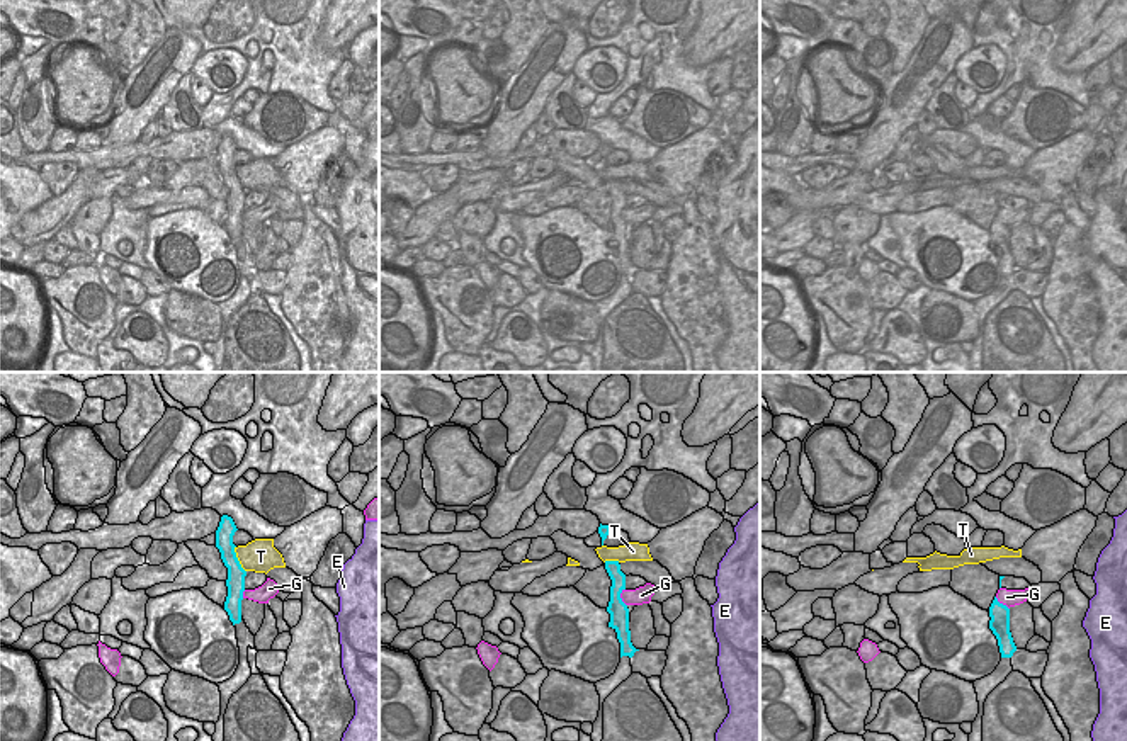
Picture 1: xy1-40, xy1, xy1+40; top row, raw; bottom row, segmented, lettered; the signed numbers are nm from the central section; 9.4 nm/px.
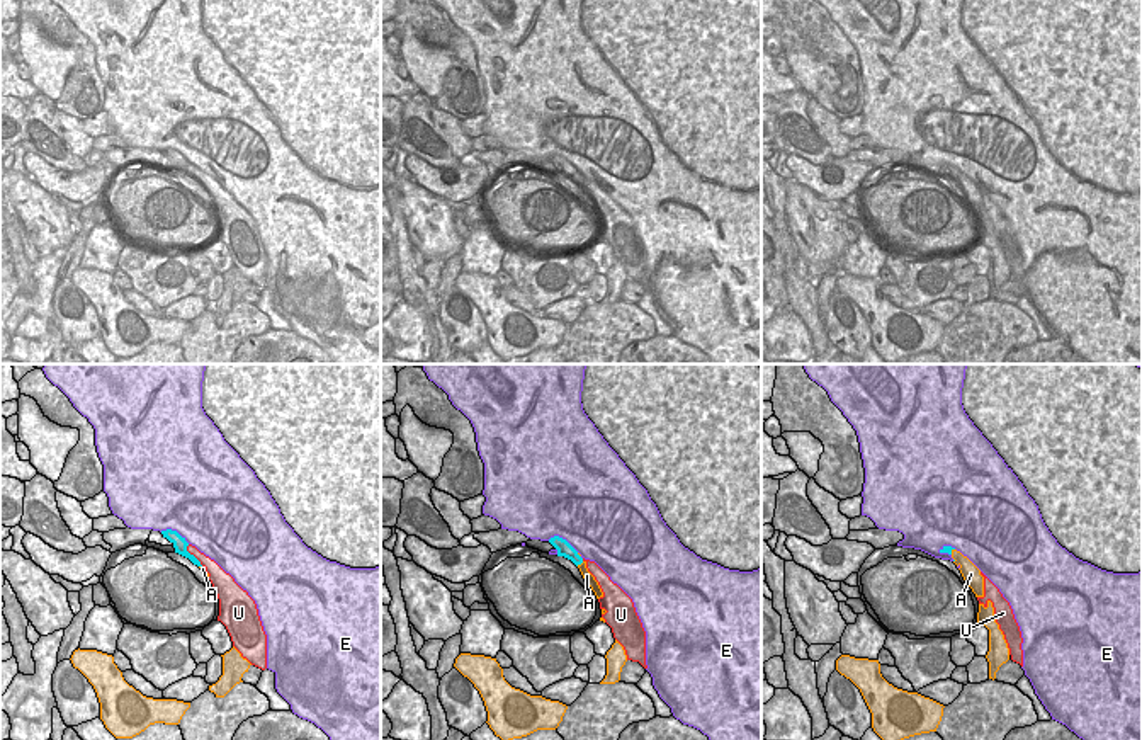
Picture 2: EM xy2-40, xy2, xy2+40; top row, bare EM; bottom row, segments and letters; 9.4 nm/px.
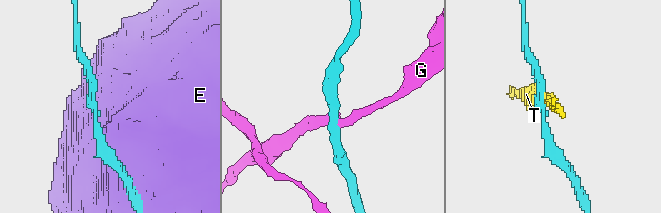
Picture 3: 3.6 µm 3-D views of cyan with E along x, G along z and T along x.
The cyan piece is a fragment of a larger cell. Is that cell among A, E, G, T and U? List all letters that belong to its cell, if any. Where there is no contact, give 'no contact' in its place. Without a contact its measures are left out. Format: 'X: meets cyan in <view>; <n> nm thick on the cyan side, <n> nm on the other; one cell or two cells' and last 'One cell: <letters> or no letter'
A: meets cyan in xy2; 140 nm thick on the cyan side, 90 nm on the other; two cells
E: meets cyan in xy2-40; 130 nm thick on the cyan side, 500 nm on the other; two cells
G: meets cyan in xy1; 190 nm thick on the cyan side, 160 nm on the other; two cells
T: meets cyan in xy1-40; 170 nm thick on the cyan side, 320 nm on the other; two cells
U: meets cyan in xy2-40; 130 nm thick on the cyan side, 140 nm on the other; one cell
One cell: U

